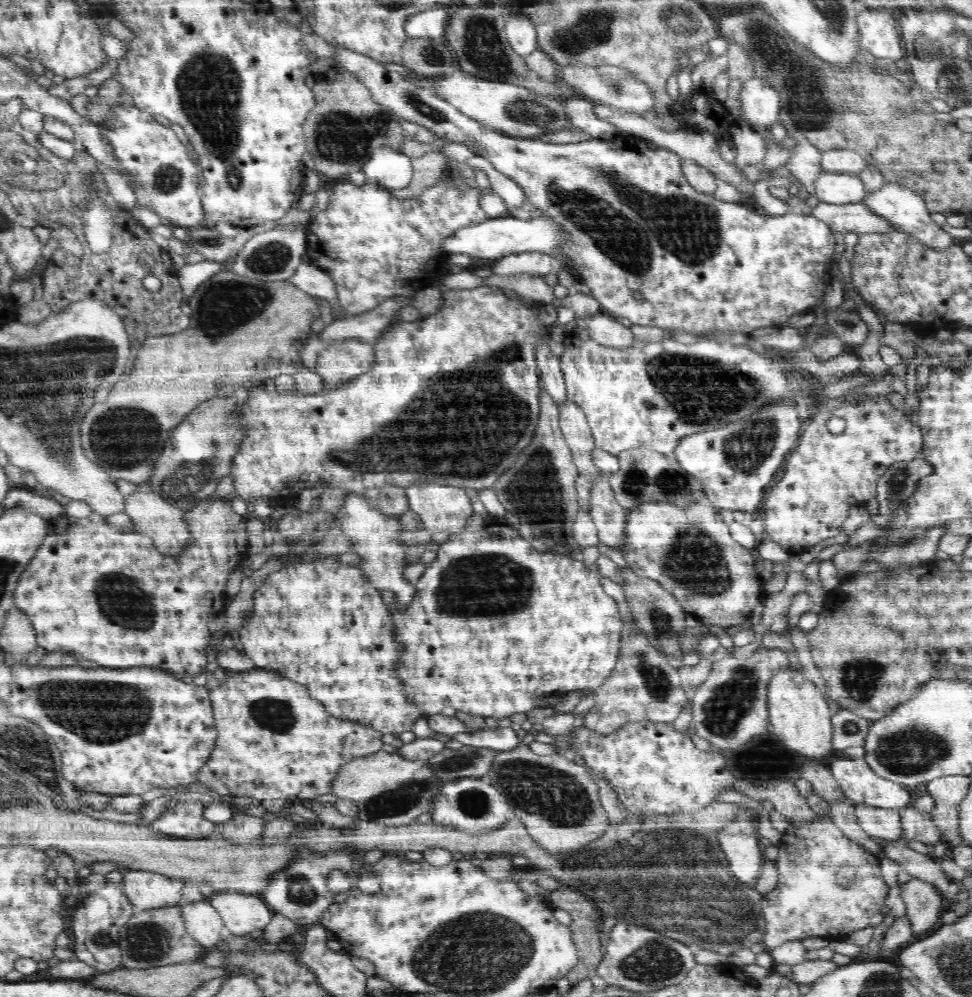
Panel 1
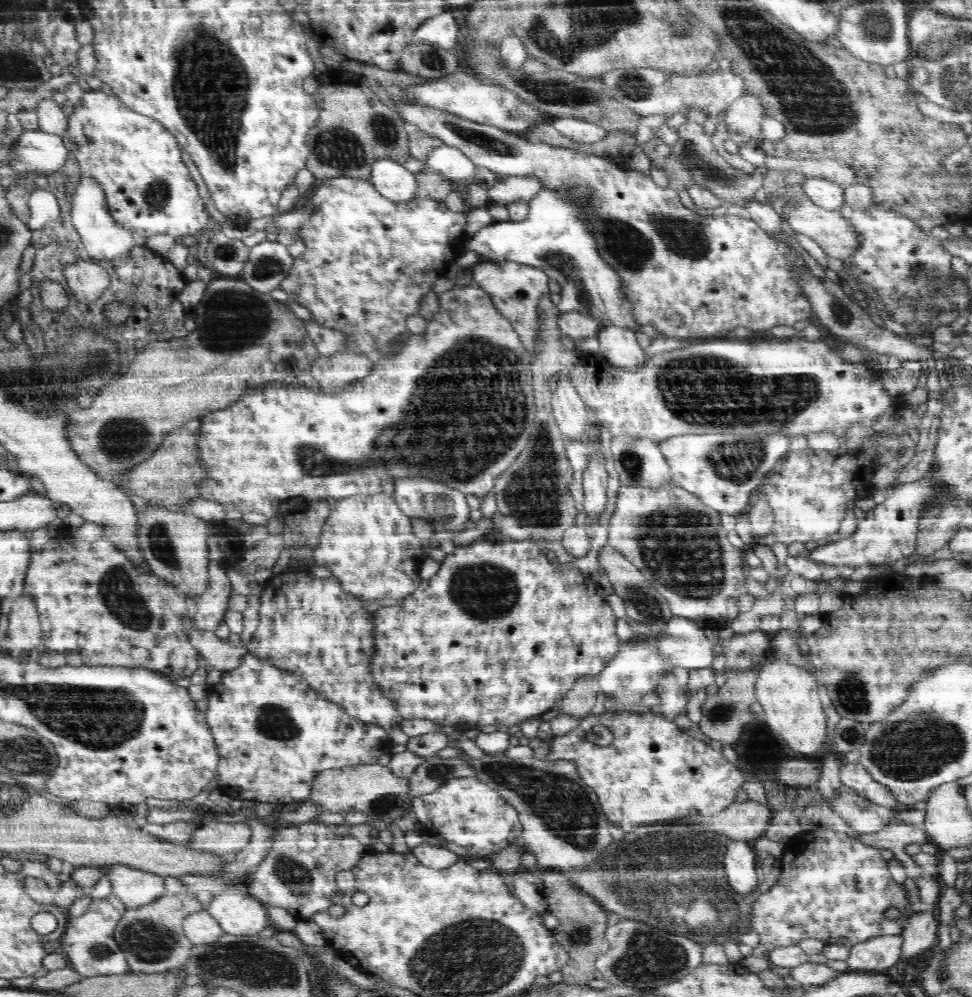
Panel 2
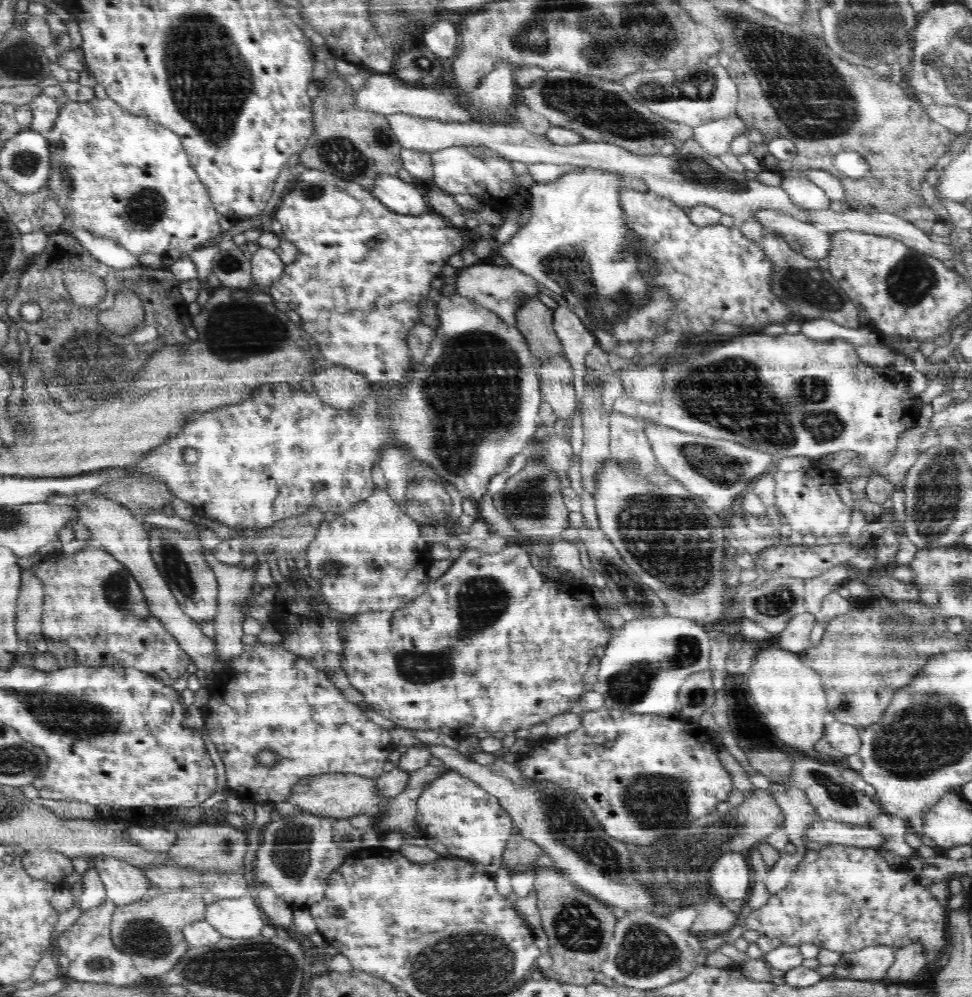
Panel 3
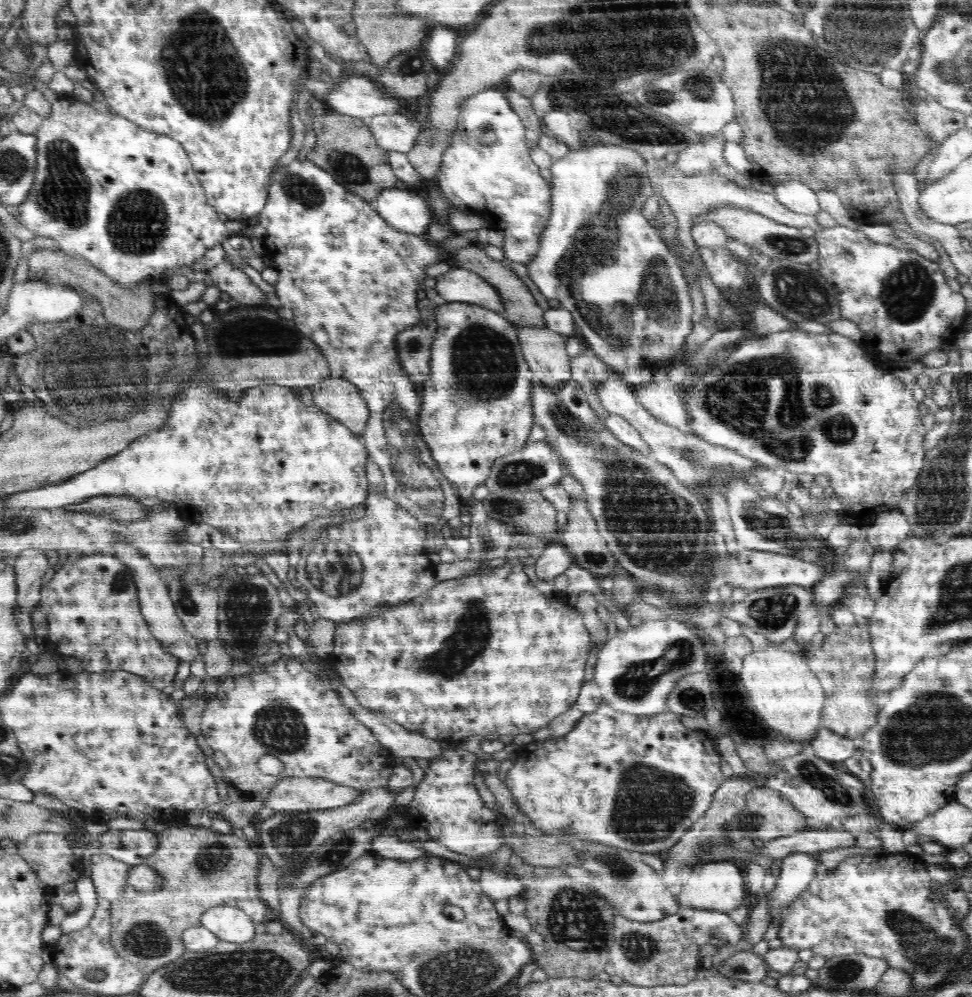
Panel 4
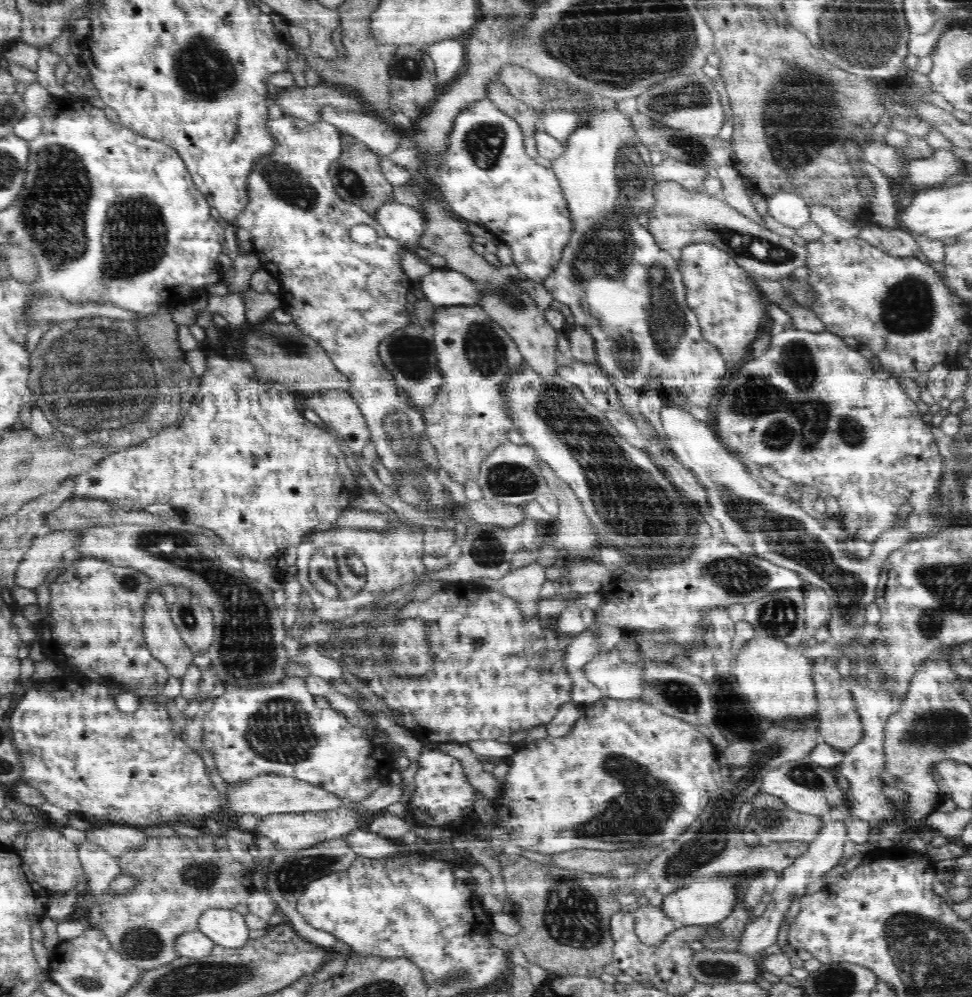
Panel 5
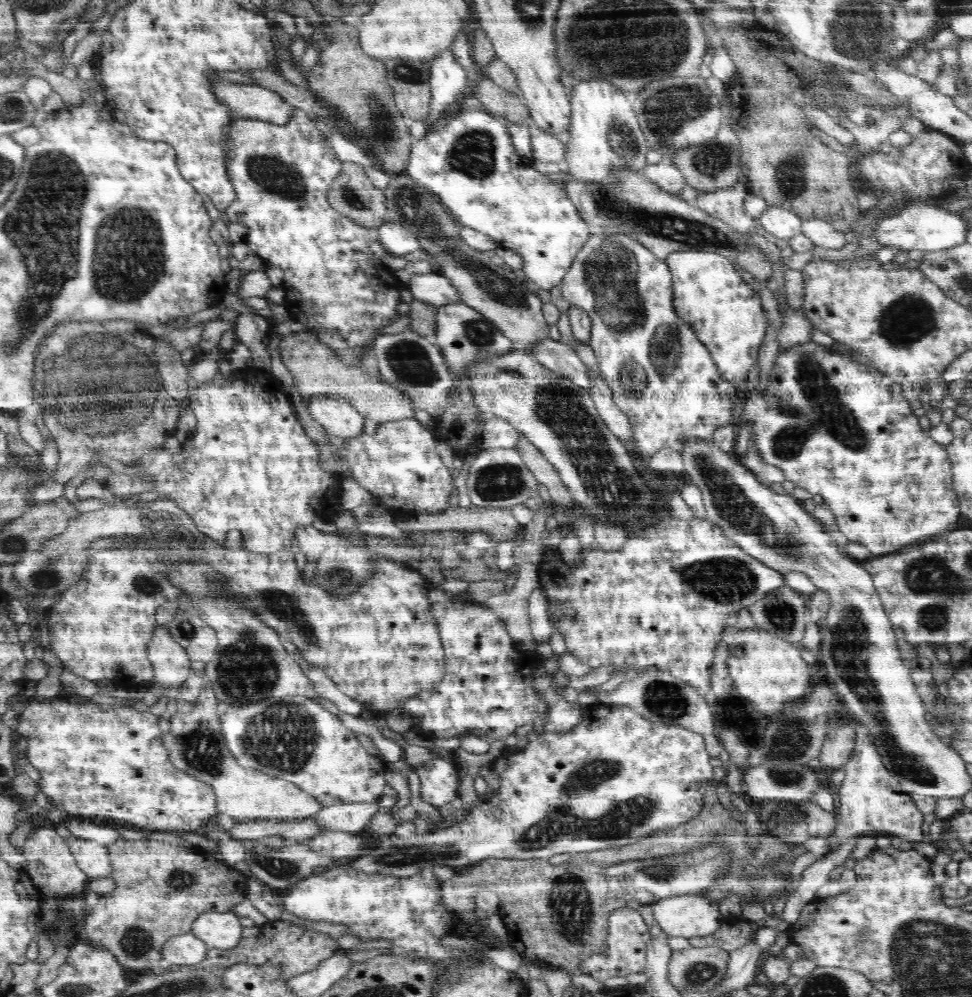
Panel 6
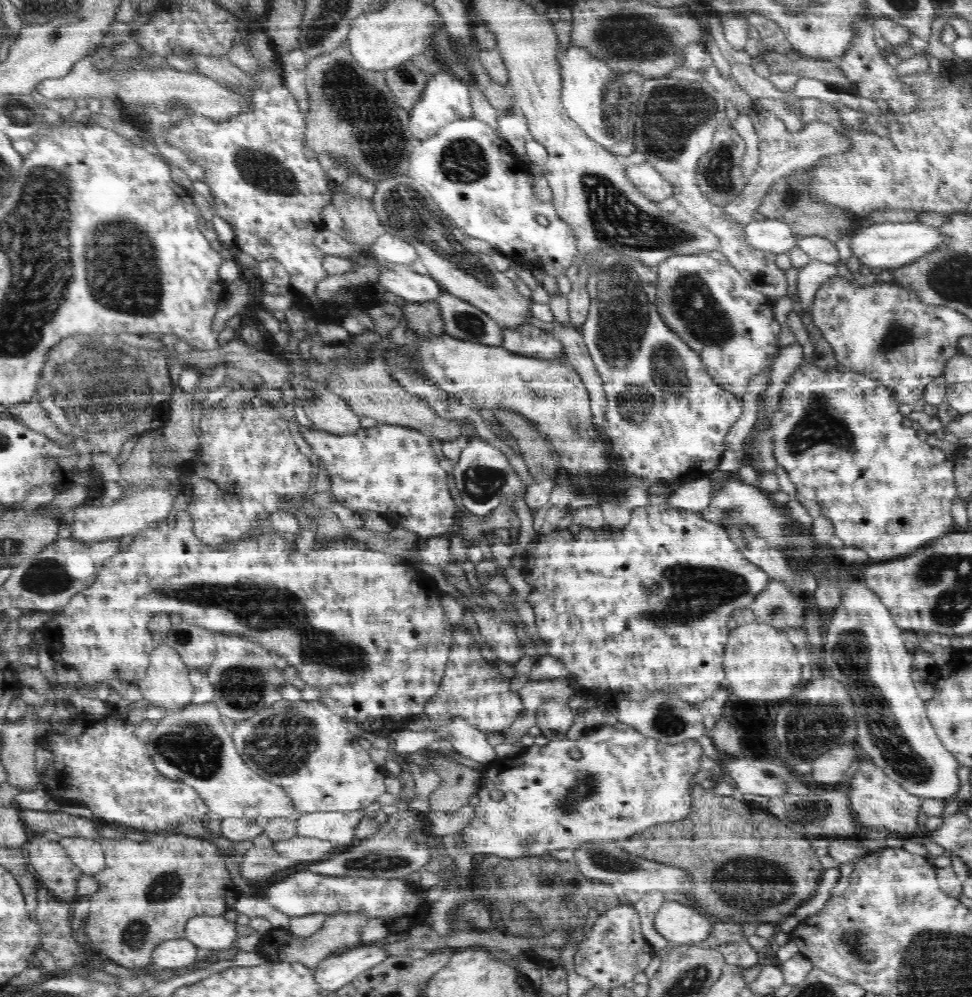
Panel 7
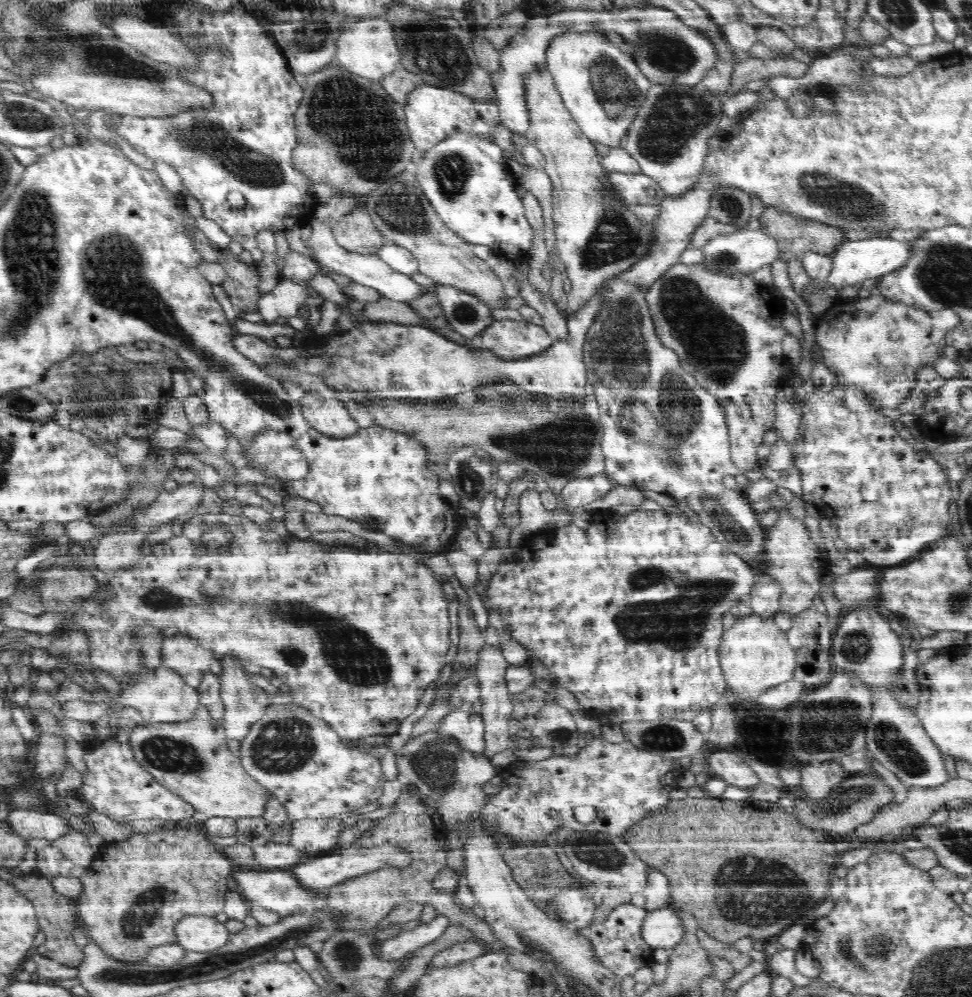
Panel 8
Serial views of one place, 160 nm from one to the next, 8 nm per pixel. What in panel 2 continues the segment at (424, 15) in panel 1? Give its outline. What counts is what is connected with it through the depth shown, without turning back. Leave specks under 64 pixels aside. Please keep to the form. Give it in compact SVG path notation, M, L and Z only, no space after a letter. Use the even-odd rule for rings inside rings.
M444 12L440 16L432 16L422 22L415 30L416 41L428 42L441 46L442 49L455 52L459 32L459 20L454 20L450 12Z

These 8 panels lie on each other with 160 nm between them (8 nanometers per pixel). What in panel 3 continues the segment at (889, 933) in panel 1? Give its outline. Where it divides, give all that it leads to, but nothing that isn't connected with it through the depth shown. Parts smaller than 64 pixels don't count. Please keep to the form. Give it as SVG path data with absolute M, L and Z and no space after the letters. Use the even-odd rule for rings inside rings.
M866 946L862 950L841 953L832 977L852 980L881 981L895 961L896 949L891 946Z

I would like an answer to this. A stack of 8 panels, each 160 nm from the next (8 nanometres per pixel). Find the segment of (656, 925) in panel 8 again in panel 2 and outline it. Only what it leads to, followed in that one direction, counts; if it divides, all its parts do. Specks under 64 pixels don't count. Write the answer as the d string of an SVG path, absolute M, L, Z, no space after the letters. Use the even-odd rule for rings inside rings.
M730 840L725 854L724 868L729 885L736 893L749 896L756 893L758 885L756 868L760 865L758 854L752 843L744 840Z

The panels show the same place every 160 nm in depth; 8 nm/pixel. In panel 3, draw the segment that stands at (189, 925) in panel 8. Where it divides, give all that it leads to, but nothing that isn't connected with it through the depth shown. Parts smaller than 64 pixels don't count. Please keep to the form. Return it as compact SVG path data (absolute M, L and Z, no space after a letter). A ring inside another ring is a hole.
M254 895L219 899L205 910L205 921L222 936L232 939L257 937L266 926L263 912Z

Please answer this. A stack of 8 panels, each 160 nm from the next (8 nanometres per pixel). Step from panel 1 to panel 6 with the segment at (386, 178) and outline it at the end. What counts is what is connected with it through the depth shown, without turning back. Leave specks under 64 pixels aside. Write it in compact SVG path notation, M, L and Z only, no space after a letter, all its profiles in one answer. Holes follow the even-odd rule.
M388 220L377 228L379 236L377 240L395 259L401 259L408 253L419 250L419 242L416 236L405 226L402 220L392 222Z

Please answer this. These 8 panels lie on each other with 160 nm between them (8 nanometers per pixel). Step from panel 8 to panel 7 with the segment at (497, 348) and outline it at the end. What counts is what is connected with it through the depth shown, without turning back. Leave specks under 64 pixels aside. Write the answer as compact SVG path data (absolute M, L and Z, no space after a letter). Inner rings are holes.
M529 324L503 328L501 347L514 354L553 361L566 359L563 344L548 331Z

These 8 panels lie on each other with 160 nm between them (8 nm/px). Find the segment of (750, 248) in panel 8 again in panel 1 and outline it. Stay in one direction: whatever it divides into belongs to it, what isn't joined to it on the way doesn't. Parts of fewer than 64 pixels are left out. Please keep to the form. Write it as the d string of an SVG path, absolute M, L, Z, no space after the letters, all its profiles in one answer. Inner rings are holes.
M822 171L814 181L814 195L827 204L860 203L868 195L856 174Z

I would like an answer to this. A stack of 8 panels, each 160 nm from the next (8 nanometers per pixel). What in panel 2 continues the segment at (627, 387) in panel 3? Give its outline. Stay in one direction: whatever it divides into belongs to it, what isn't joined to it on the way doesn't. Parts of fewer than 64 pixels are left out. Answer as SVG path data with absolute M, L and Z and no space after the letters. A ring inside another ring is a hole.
M619 326L600 327L596 336L600 353L615 368L634 372L646 364L646 354L636 339L636 333Z

